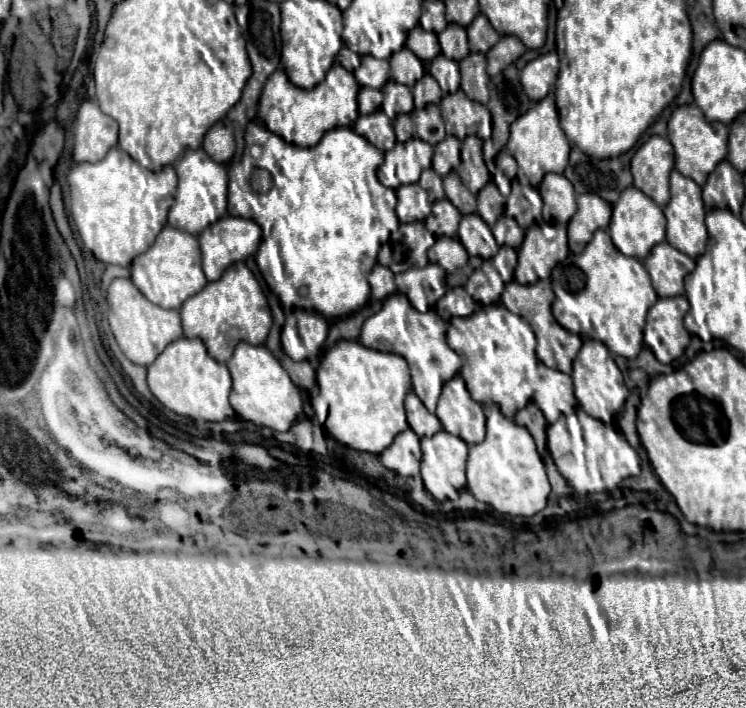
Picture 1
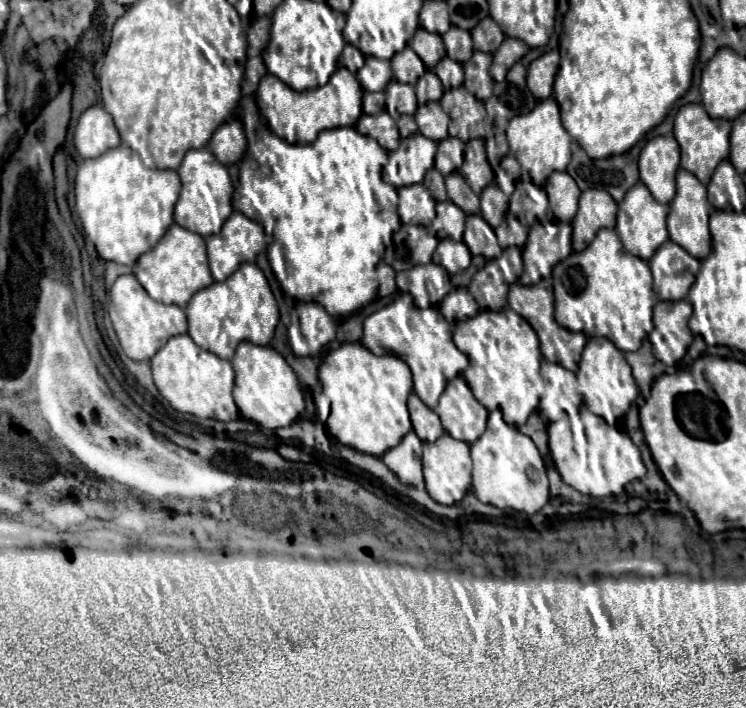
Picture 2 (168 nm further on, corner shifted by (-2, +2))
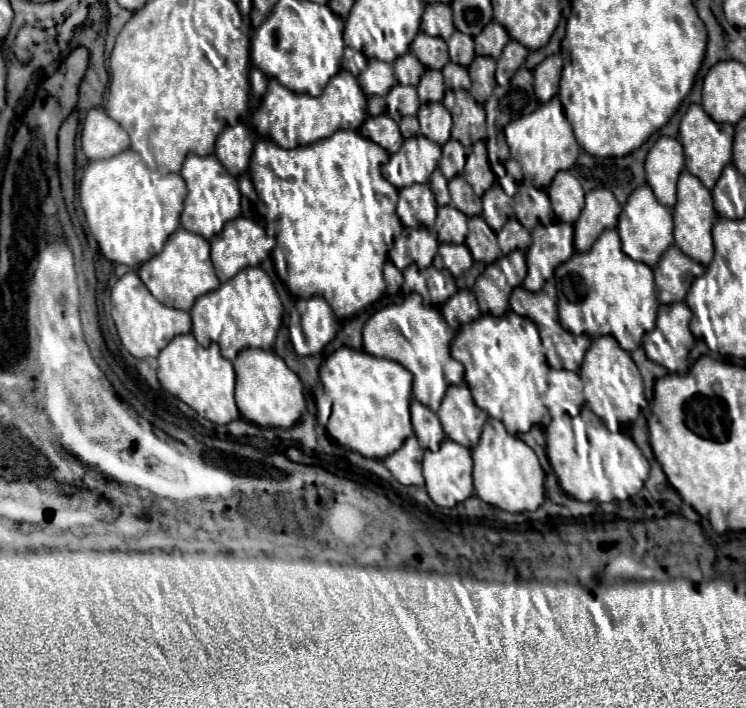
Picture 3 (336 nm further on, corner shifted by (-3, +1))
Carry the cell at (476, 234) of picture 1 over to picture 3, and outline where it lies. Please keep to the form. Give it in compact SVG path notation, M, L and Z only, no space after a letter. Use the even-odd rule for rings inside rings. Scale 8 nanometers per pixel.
M483 217L469 219L469 233L467 233L465 245L469 247L475 261L495 263L503 255L499 245L497 245L495 231L485 223Z

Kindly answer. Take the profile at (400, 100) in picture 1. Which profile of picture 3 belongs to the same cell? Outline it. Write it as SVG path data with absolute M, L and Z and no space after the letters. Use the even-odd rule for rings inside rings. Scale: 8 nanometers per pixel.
M399 83L391 87L387 99L387 113L397 123L405 115L415 115L419 111L419 97L415 87L401 87Z

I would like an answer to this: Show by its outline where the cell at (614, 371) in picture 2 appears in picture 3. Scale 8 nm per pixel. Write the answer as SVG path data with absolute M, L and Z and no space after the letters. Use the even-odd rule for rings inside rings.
M611 335L595 337L591 347L585 353L579 375L585 383L585 401L587 407L605 423L613 425L613 429L623 427L637 419L641 410L648 406L644 395L644 385L639 369L635 367L631 355L619 347L619 343Z

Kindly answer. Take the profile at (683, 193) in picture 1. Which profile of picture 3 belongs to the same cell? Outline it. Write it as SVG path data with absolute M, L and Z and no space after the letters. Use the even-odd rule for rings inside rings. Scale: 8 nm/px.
M683 171L677 183L677 203L673 207L673 221L675 221L675 245L685 251L691 259L697 259L701 265L709 265L713 259L713 241L711 241L711 227L717 219L717 213L713 209L711 191L703 187L703 183L689 175L689 171Z

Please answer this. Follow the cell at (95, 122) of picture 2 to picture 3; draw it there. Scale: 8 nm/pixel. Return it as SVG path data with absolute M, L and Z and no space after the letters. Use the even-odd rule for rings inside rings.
M97 107L87 111L81 147L89 159L107 159L129 149L129 135L105 113L105 109Z

